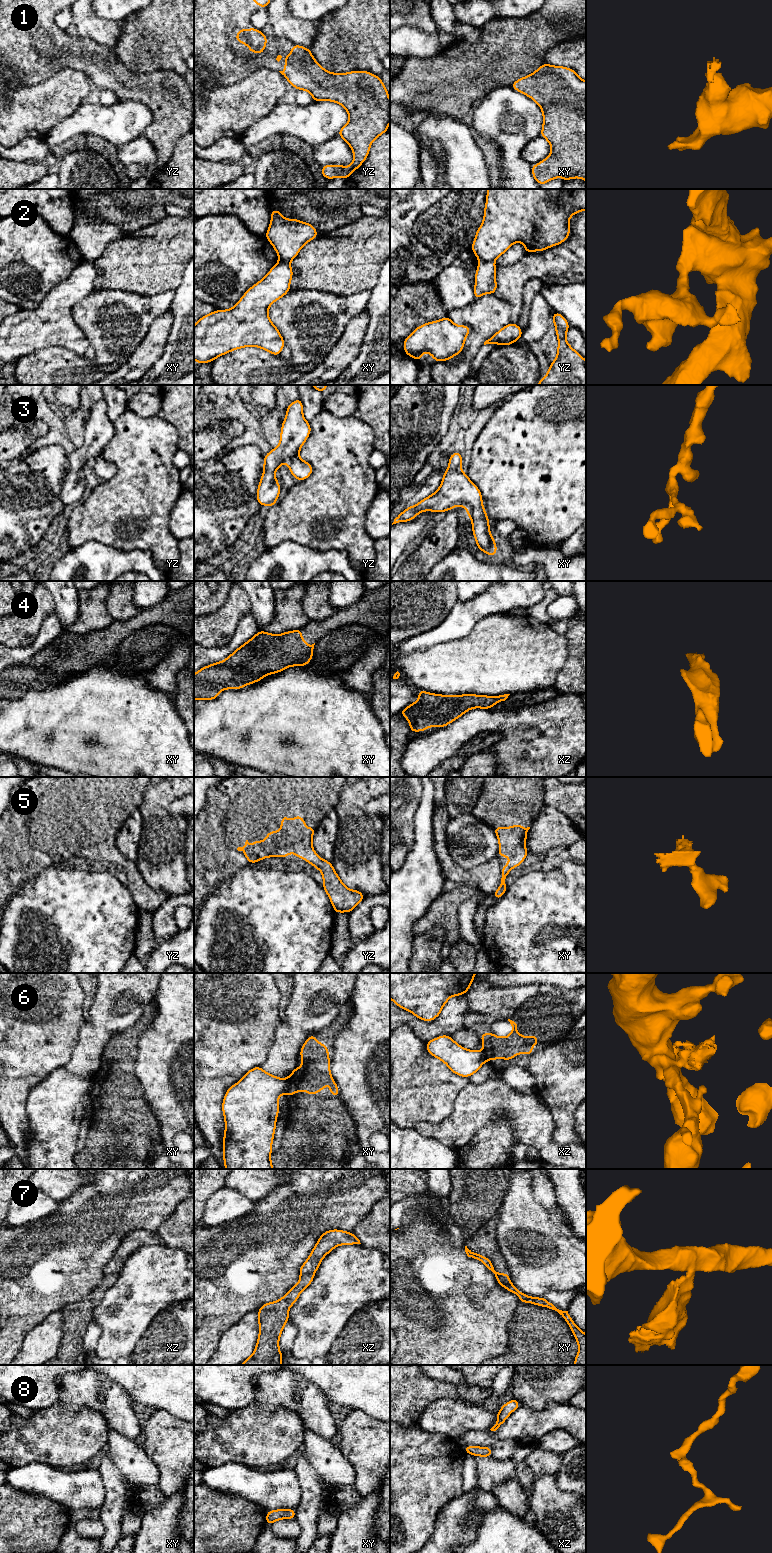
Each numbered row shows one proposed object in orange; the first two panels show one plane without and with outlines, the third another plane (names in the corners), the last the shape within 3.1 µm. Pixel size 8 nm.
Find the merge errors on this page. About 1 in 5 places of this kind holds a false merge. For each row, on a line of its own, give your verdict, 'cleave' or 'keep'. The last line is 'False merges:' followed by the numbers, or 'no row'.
1: keep
2: cleave
3: keep
4: keep
5: keep
6: cleave
7: cleave
8: keep
False merges: 2, 6, 7

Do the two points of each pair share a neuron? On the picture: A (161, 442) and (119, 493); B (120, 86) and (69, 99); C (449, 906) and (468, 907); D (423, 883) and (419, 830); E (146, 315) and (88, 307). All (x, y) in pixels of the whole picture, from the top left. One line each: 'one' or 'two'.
A: one
B: two
C: two
D: one
E: one

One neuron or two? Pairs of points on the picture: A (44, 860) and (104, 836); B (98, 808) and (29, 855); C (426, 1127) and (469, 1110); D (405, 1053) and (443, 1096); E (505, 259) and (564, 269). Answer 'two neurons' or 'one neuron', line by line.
A: one neuron
B: one neuron
C: one neuron
D: one neuron
E: two neurons

